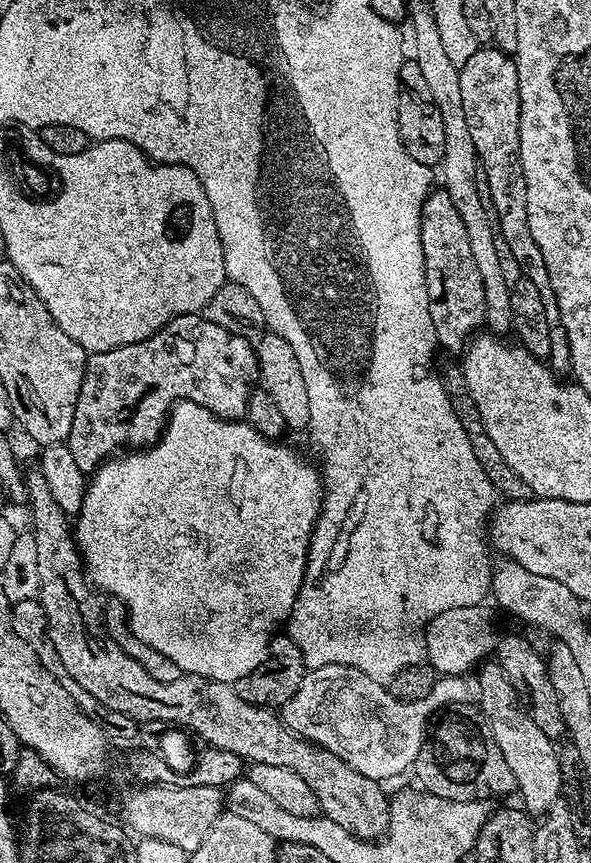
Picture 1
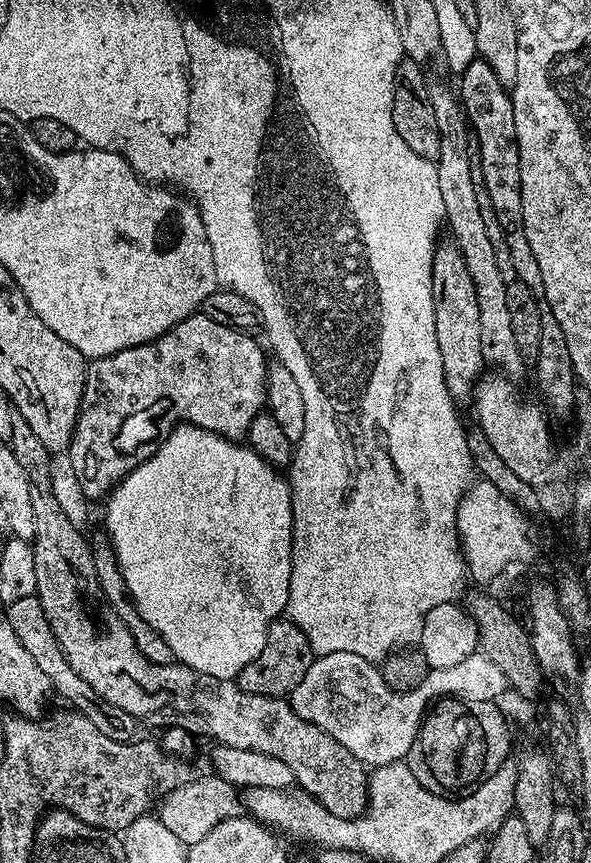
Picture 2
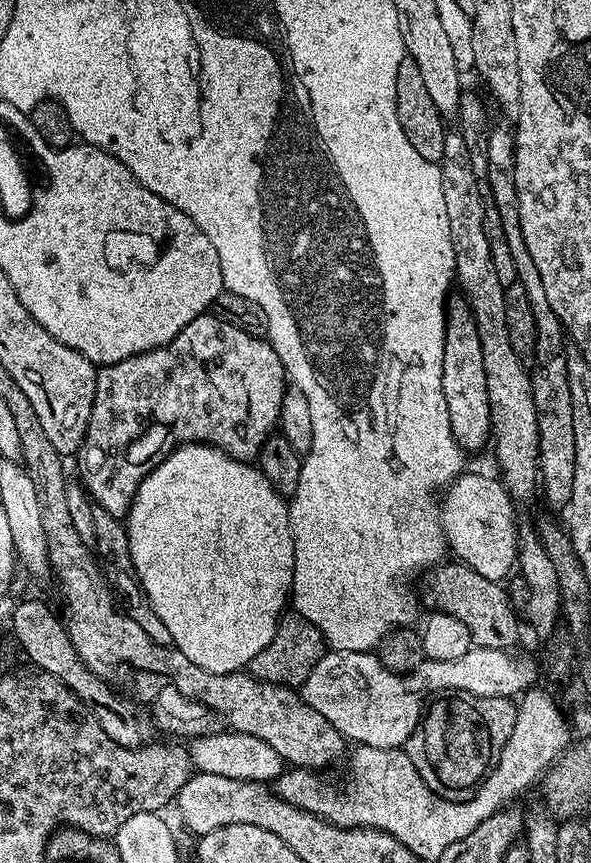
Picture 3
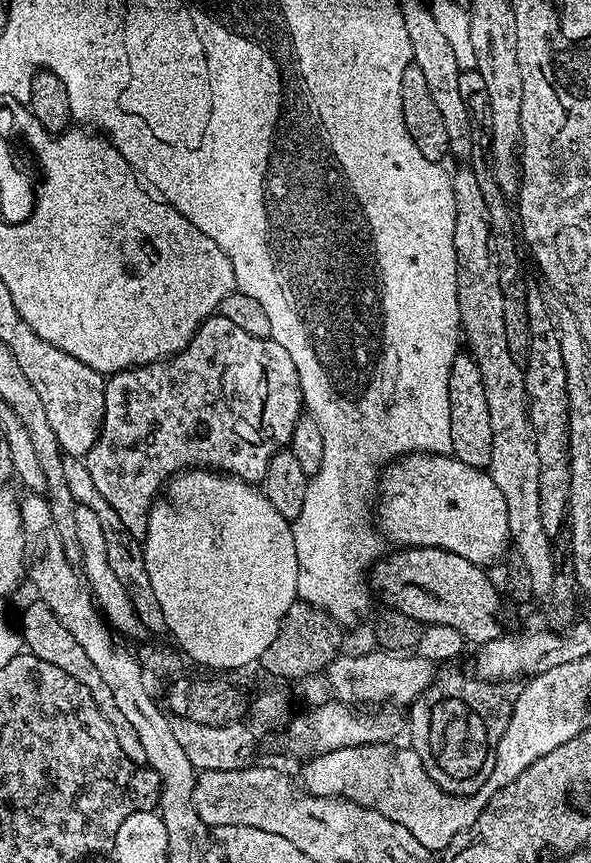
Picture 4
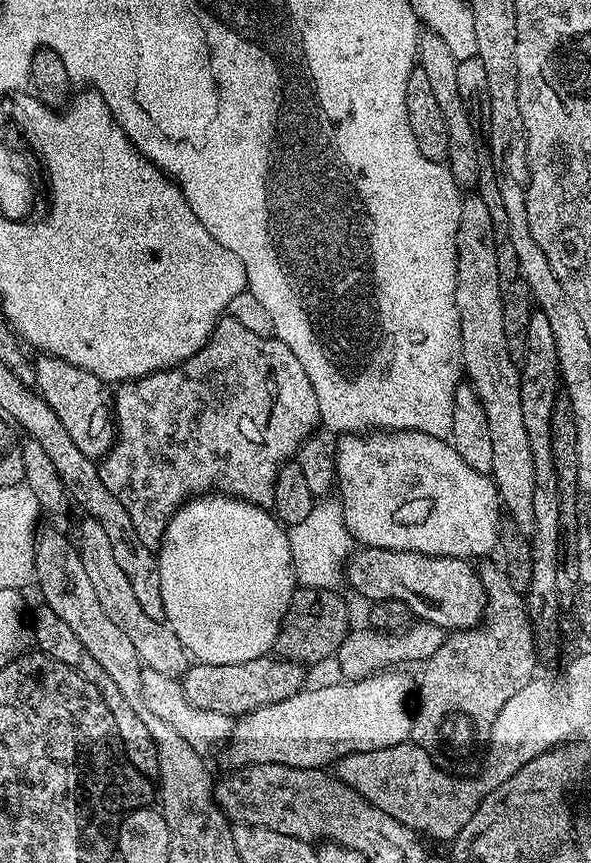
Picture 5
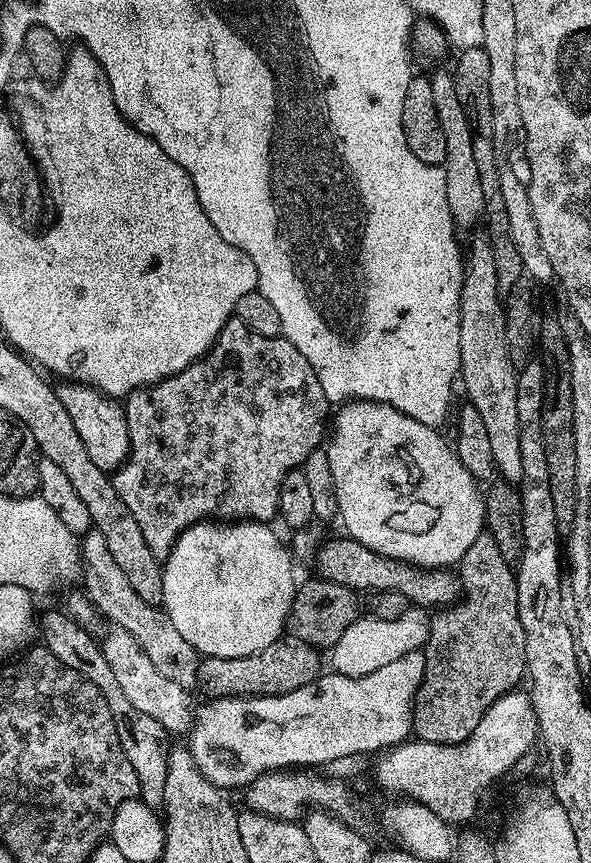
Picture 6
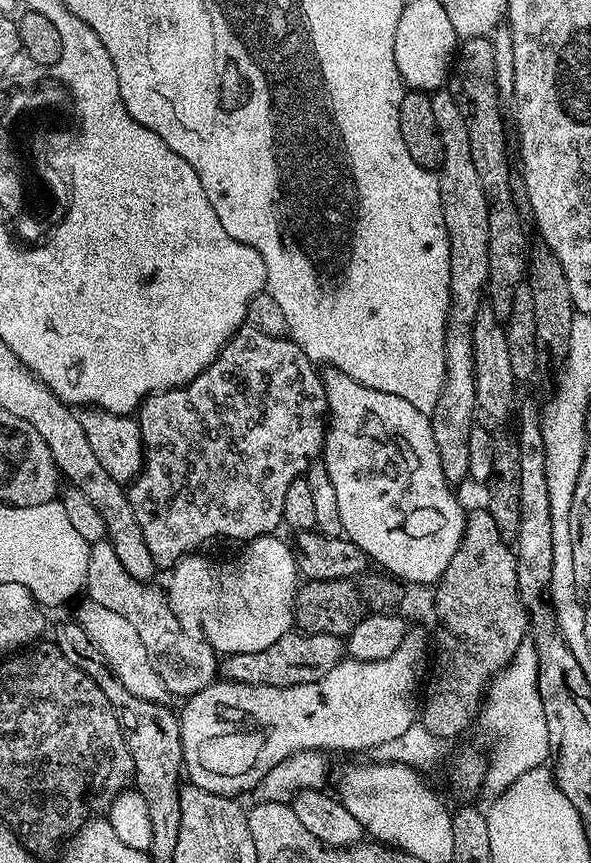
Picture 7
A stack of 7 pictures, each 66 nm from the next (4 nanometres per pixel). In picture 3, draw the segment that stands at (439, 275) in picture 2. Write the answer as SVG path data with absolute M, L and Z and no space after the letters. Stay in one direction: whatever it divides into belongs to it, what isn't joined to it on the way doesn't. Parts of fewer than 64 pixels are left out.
M456 294L449 299L446 305L446 346L442 348L442 394L446 394L446 410L450 414L450 430L458 442L460 451L465 454L476 452L479 448L489 447L492 435L492 407L490 406L490 394L486 390L486 366L482 366L482 338L478 338L478 322L474 322L474 314L470 310L468 301L463 295Z

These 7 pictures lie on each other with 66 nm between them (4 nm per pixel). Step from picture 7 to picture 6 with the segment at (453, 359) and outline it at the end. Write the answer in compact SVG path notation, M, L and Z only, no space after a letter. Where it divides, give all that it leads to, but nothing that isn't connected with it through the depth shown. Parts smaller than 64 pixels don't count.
M431 73L430 79L434 90L434 110L438 114L438 126L442 126L442 134L446 138L446 158L442 165L446 174L446 202L450 202L450 214L457 229L464 230L476 219L479 221L485 209L482 178L478 178L478 165L472 145L474 125L469 120L466 110L462 110L462 102L458 102L458 90L454 86L453 73Z

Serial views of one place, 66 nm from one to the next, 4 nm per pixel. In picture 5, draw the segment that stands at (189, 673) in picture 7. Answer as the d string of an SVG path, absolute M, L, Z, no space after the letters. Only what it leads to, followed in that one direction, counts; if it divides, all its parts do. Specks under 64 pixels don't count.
M84 518L81 521L78 551L82 558L82 566L86 566L86 575L90 577L94 591L98 593L98 606L102 606L110 622L114 622L114 626L118 626L118 630L122 630L122 634L130 638L130 643L134 645L144 668L158 670L158 674L183 677L190 667L190 657L178 634L174 634L174 630L169 628L164 620L150 618L143 612L142 606L138 606L134 590L130 582L126 582L126 574L122 574L118 562L114 562L114 549L110 547L110 541L106 539L102 526L98 526L98 522L91 518Z

